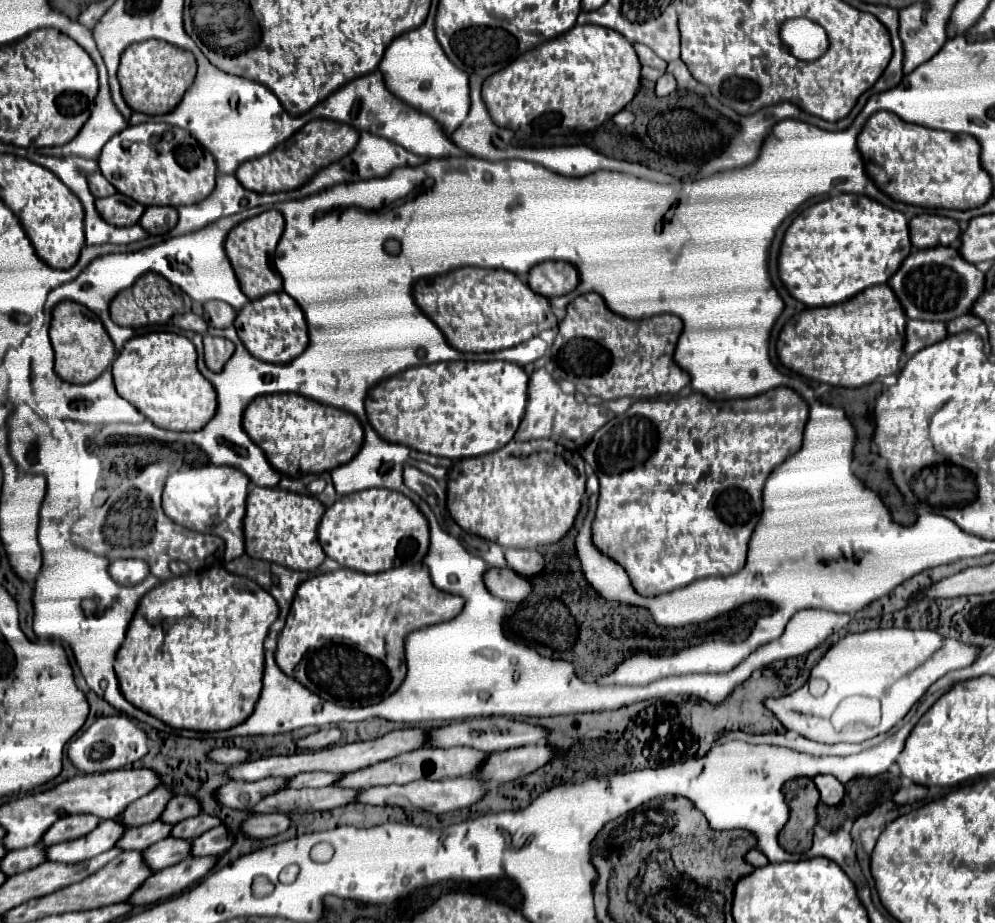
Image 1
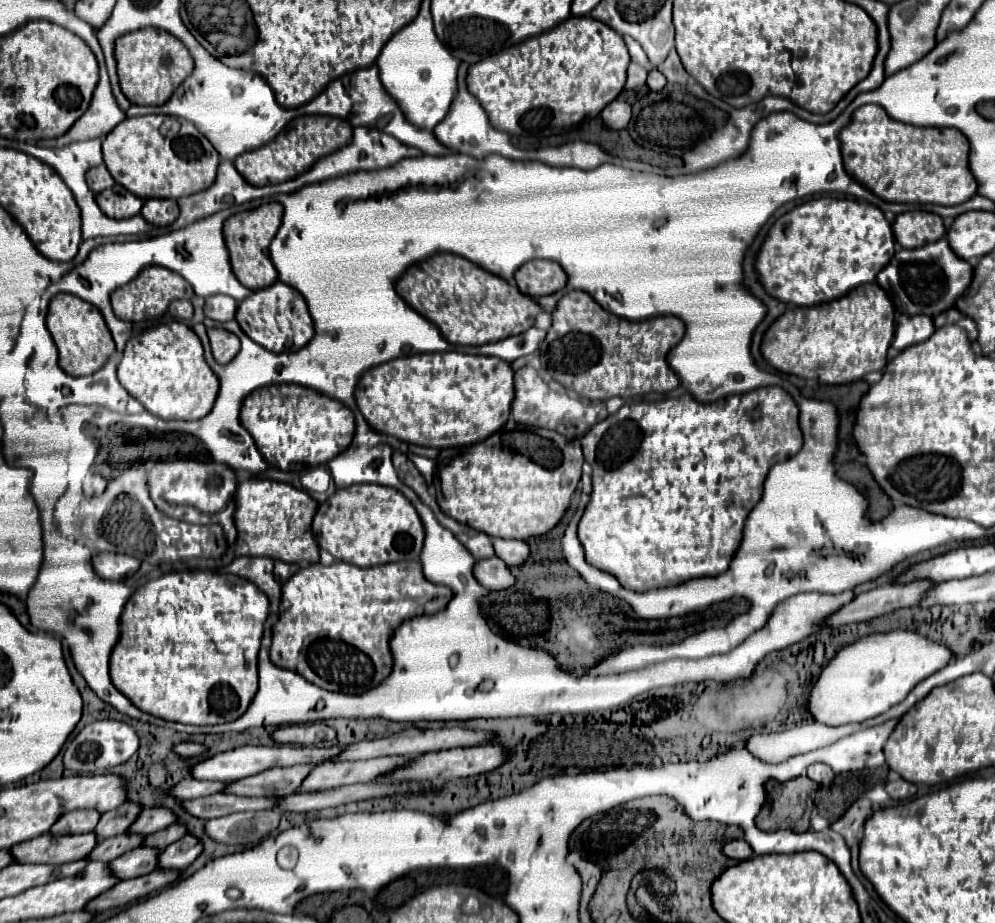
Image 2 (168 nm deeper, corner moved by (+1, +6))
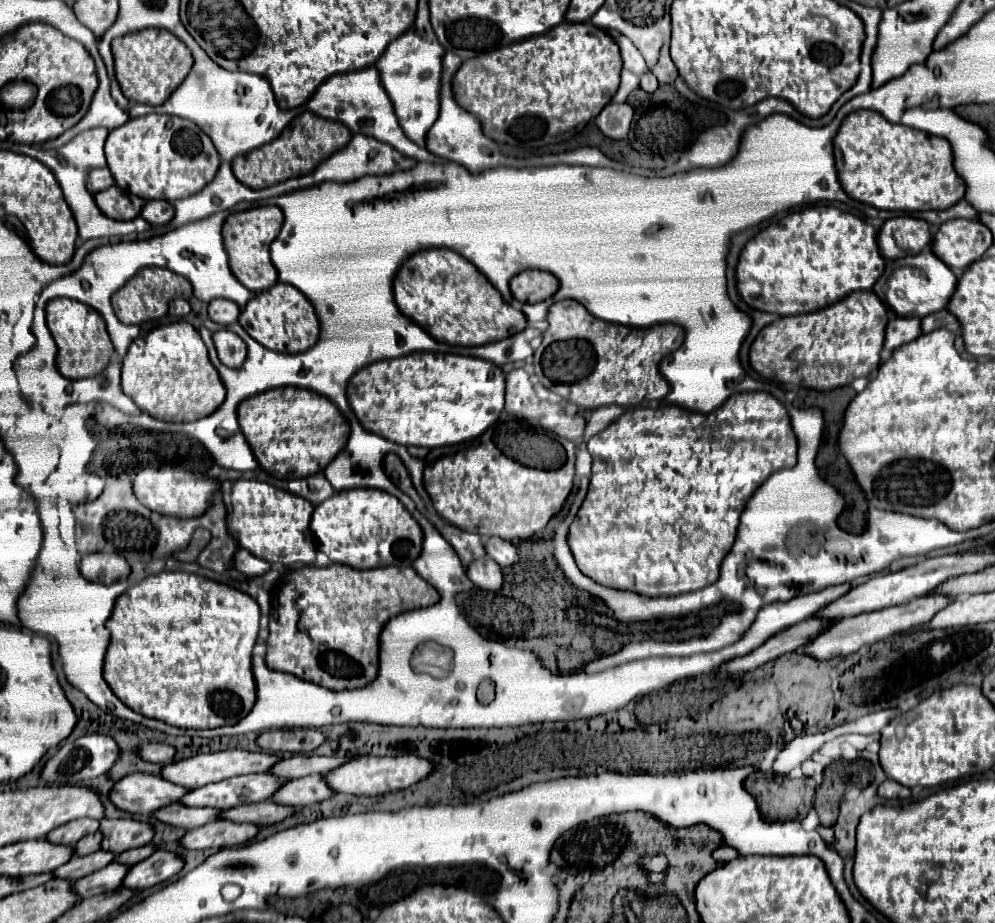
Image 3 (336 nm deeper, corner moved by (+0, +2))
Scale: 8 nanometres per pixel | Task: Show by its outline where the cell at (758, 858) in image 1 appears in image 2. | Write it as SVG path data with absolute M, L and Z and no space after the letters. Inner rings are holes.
M729 841L729 843L723 847L723 853L725 853L727 857L739 859L739 861L749 859L749 857L753 855L753 851L751 851L751 847L749 847L747 841Z

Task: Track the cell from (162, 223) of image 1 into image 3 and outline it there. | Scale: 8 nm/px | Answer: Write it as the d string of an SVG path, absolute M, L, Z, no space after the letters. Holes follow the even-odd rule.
M148 201L140 215L152 225L166 225L174 219L174 205L168 201Z

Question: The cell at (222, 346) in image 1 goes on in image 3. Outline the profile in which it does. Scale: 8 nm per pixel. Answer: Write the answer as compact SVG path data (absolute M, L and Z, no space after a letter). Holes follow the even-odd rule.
M220 329L212 335L220 361L226 367L240 367L246 359L246 343L232 331Z

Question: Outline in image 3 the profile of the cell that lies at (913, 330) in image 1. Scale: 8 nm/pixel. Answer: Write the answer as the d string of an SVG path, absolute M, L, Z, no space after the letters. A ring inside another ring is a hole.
M892 317L888 327L886 327L886 341L884 341L884 347L888 351L894 351L910 341L914 341L916 337L922 335L922 329L920 329L920 319L916 317Z

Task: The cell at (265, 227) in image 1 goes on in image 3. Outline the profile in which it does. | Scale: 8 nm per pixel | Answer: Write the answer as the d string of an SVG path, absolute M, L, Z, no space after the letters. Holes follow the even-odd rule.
M264 205L250 211L232 213L222 229L224 235L224 247L230 259L230 271L236 275L236 279L248 287L250 291L264 291L278 281L278 271L274 269L274 263L270 261L270 243L278 237L282 229L282 209L276 205Z

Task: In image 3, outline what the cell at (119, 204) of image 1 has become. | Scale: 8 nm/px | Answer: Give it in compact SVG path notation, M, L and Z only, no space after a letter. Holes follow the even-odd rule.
M116 185L112 189L106 189L104 193L96 193L94 199L106 217L112 217L118 221L130 221L138 217L144 207L144 199L132 193L126 193Z

